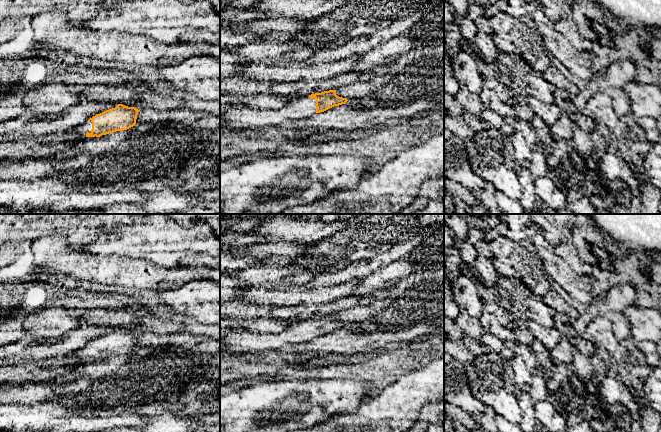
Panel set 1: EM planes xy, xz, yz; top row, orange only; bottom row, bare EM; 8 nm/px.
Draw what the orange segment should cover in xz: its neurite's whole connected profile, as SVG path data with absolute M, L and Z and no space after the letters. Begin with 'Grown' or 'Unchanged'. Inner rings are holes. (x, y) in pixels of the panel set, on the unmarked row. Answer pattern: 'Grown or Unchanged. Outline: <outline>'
Grown. Outline: M329 314L296 322L277 334L225 332L222 335L220 352L243 354L274 350L294 353L295 344L307 343L347 325L336 319L336 314Z

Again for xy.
Grown. Outline: M118 328L115 332L106 334L86 344L81 349L67 356L70 360L100 361L116 355L127 354L136 348L138 334Z

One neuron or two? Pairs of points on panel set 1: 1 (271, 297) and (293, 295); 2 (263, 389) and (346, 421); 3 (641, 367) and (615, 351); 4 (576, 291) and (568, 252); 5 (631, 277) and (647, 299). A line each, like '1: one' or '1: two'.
1: one
2: two
3: one
4: two
5: one

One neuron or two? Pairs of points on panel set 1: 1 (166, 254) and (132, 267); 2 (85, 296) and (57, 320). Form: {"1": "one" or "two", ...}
{"1": "two", "2": "two"}

